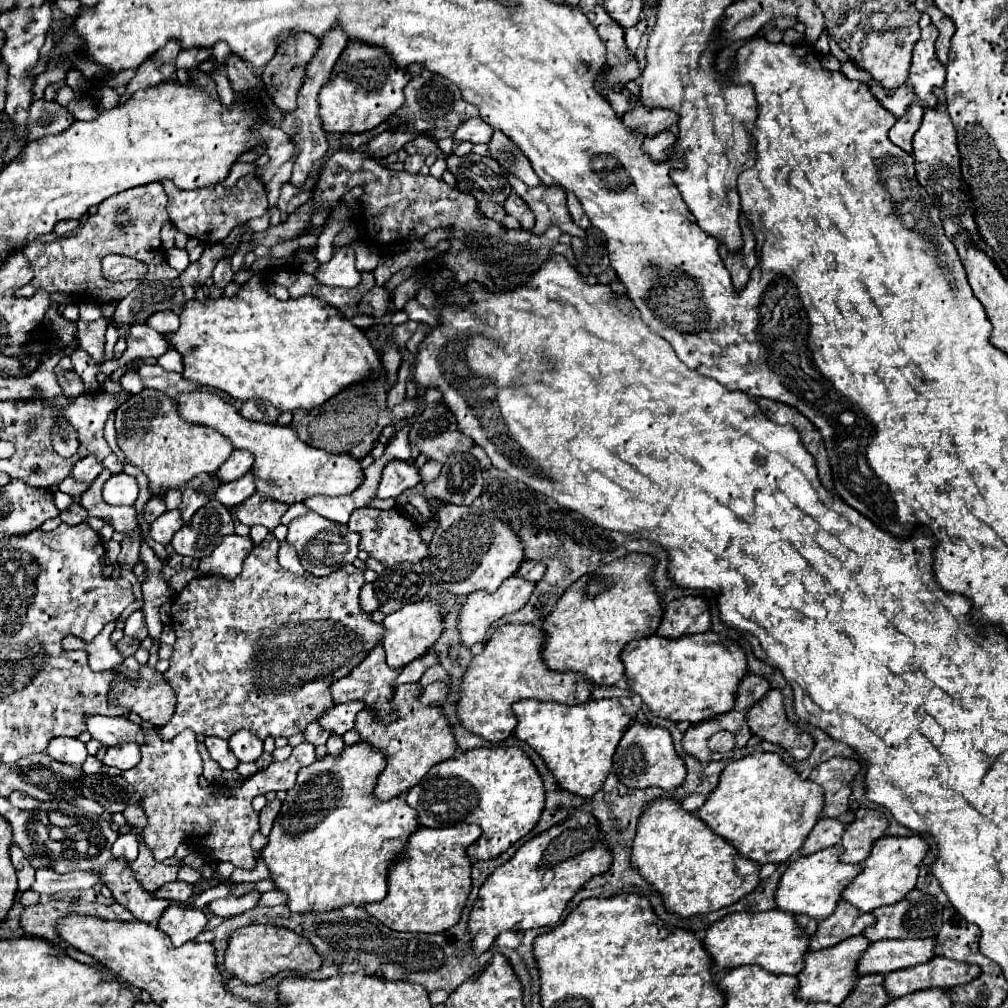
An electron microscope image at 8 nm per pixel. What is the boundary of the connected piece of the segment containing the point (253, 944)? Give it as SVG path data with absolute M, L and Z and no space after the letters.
M253 924L237 930L231 936L229 948L225 952L227 972L233 972L233 976L241 978L245 984L259 984L283 970L307 974L309 970L319 970L321 964L323 958L317 954L311 942L307 942L303 936L295 934L289 928L279 928L273 924Z

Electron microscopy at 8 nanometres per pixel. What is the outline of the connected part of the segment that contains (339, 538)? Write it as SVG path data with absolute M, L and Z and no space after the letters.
M309 512L309 514L297 516L295 520L291 520L289 534L287 534L287 542L295 546L303 568L315 576L327 576L335 568L353 562L359 552L359 548L357 548L359 540L361 540L359 532L351 532L345 524L331 522L323 516L319 516L317 512Z

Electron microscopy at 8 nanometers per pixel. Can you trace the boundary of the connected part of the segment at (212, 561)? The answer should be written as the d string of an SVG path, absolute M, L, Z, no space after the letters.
M231 534L231 536L223 538L223 542L213 550L211 556L201 558L197 572L201 576L221 574L221 576L233 580L241 572L243 560L247 558L247 554L251 550L253 550L253 540L249 536Z

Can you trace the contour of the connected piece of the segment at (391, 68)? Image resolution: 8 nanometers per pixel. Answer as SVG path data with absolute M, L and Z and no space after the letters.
M351 40L339 56L335 74L319 94L319 116L323 130L339 134L361 134L379 126L403 106L403 88L407 86L409 78L411 76L407 68L397 66L397 62L385 48Z

